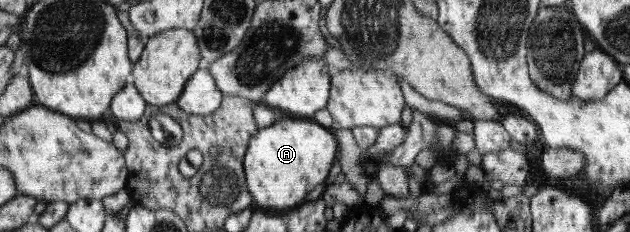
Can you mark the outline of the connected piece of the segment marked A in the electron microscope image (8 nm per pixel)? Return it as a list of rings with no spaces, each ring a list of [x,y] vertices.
[[[280,117],[271,126],[259,129],[248,142],[248,149],[243,159],[243,169],[248,192],[258,206],[275,209],[293,210],[306,202],[307,195],[319,184],[325,184],[330,174],[332,163],[339,153],[337,139],[330,129],[321,126],[313,119],[293,119]]]

